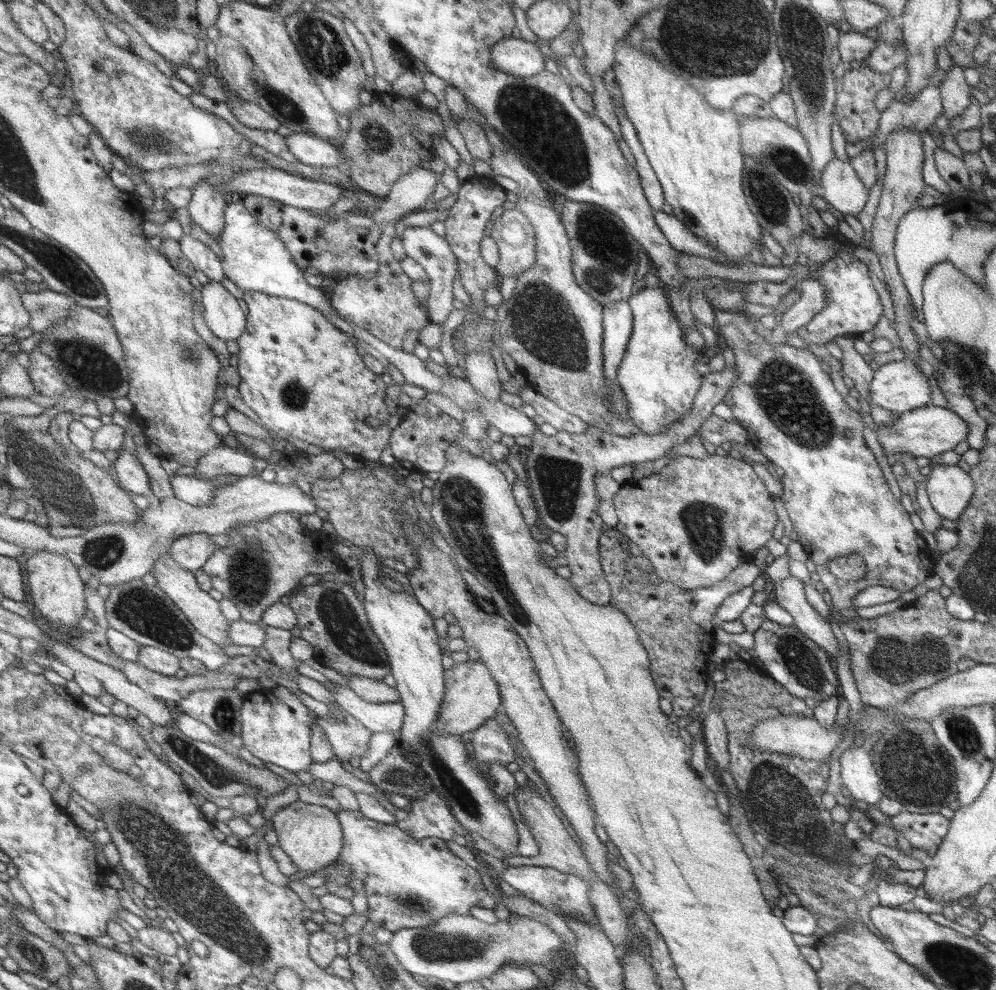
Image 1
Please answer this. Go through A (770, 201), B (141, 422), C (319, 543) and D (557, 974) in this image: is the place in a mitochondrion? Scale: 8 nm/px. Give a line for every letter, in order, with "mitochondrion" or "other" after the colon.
A: mitochondrion
B: other
C: other
D: other

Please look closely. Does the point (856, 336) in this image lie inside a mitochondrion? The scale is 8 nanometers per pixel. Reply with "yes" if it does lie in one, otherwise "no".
no

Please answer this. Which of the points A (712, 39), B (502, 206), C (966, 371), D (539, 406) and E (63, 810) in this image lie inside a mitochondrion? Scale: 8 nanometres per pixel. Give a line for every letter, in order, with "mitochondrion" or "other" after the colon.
A: mitochondrion
B: other
C: other
D: other
E: other

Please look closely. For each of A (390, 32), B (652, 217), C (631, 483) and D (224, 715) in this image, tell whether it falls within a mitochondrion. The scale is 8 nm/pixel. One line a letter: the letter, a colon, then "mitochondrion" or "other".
A: other
B: other
C: other
D: mitochondrion

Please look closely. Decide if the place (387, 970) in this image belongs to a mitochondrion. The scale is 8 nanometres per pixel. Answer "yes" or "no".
yes

